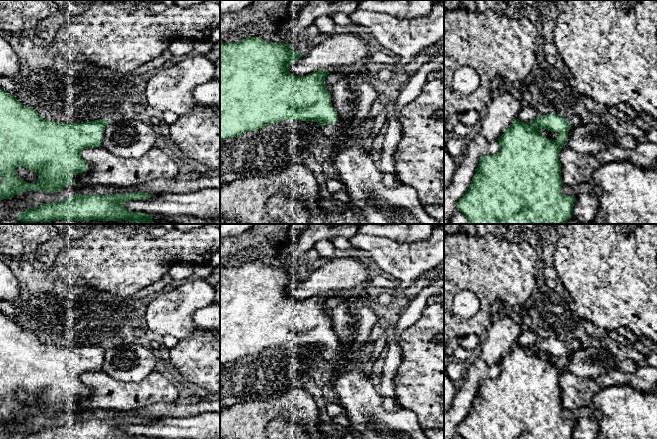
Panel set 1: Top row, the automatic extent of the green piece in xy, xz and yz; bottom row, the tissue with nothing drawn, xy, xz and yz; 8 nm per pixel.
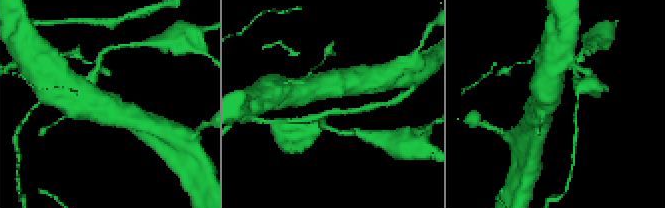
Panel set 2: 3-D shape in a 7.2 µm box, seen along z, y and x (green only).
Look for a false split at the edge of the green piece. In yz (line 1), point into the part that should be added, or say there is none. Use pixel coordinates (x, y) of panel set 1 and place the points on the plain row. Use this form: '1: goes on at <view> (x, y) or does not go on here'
1: goes on at yz (574, 344)

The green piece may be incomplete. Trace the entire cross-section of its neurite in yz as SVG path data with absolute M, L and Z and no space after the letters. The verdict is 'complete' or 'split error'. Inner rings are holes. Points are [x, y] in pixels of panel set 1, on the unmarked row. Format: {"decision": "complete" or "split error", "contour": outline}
{"decision": "split error", "contour": "M559 338L539 340L527 347L519 343L513 345L512 350L506 353L498 363L499 376L479 383L471 409L457 427L457 433L464 439L572 439L575 421L561 417L564 407L561 401L559 376L565 371L571 351L581 348L583 348L582 344L578 340L565 342ZM540 352L559 358L555 364L549 364L539 355Z"}

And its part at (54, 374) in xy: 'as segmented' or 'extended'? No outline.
extended

